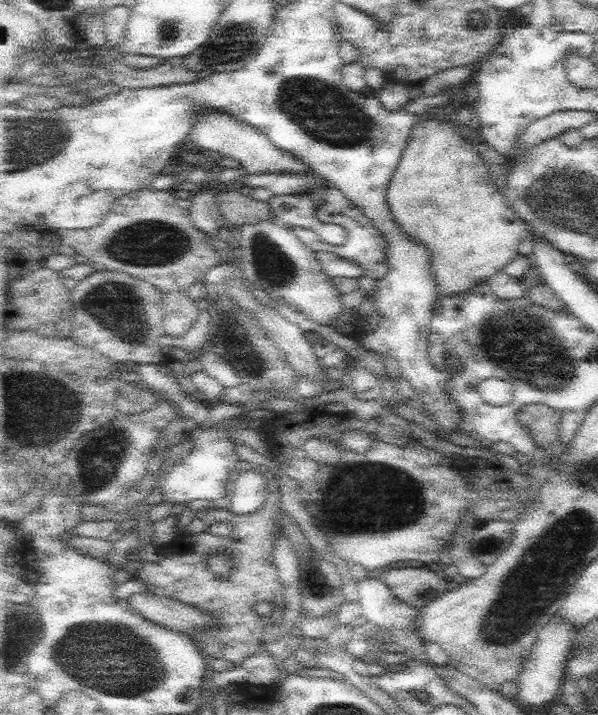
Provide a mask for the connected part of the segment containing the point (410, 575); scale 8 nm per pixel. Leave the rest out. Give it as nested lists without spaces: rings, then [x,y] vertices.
[[[396,568],[382,572],[386,585],[402,602],[424,608],[448,590],[446,576],[426,568]]]

